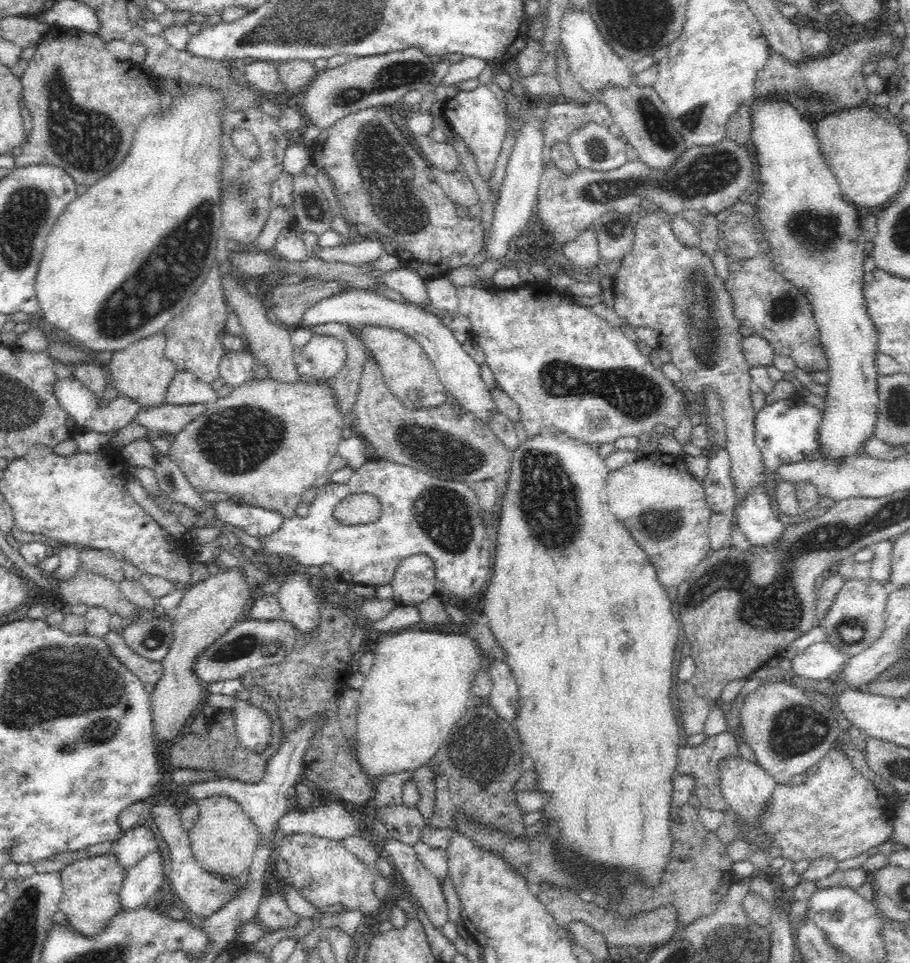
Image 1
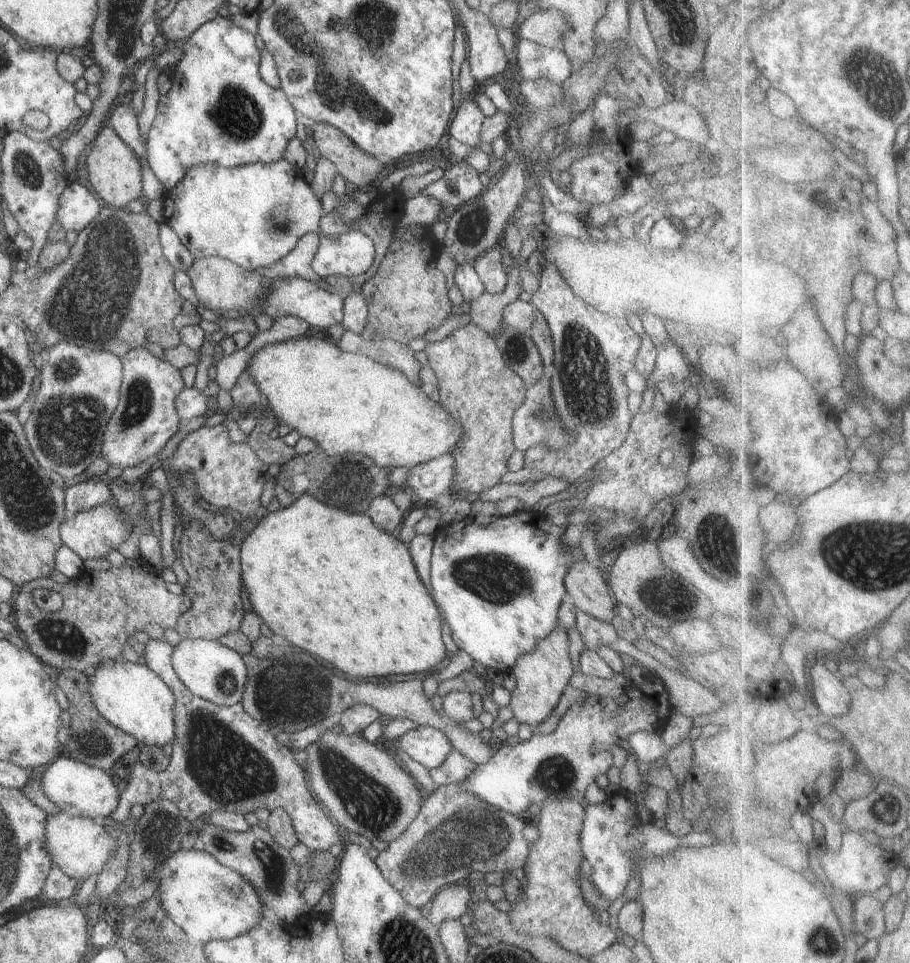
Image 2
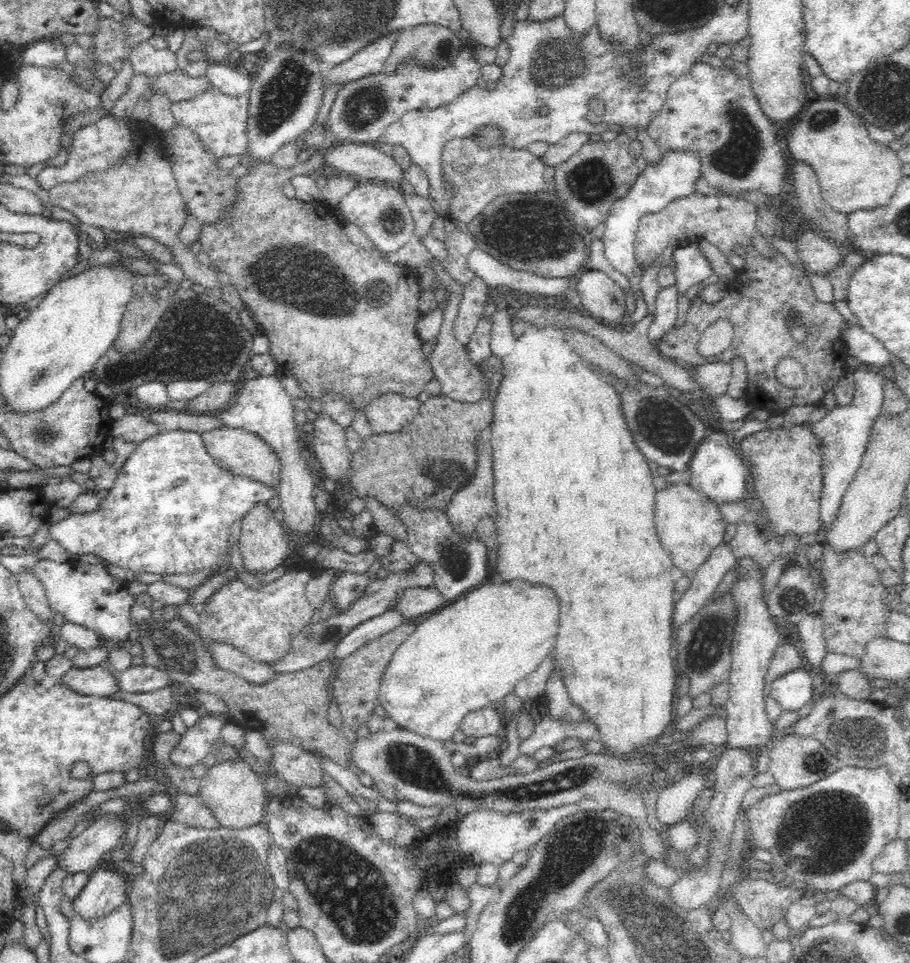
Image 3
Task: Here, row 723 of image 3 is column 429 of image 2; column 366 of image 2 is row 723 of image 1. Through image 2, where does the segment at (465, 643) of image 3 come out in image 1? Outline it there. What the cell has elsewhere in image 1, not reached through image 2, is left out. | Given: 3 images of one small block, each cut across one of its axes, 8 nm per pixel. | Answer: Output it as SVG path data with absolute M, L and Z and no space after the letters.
M431 628L425 631L422 631L422 629L399 629L396 634L387 635L382 638L382 640L379 640L373 653L374 663L371 666L369 674L365 676L364 683L360 690L358 716L356 718L357 734L354 757L358 759L358 763L360 763L363 772L367 776L382 780L384 776L396 776L396 774L402 774L402 772L414 772L418 768L421 768L423 764L431 763L431 758L438 752L438 749L446 740L448 740L451 728L466 714L466 710L470 707L470 698L472 698L473 695L470 692L470 686L472 686L472 680L474 680L476 672L486 668L486 654L480 649L478 643L476 643L462 628L455 634L441 633Z

